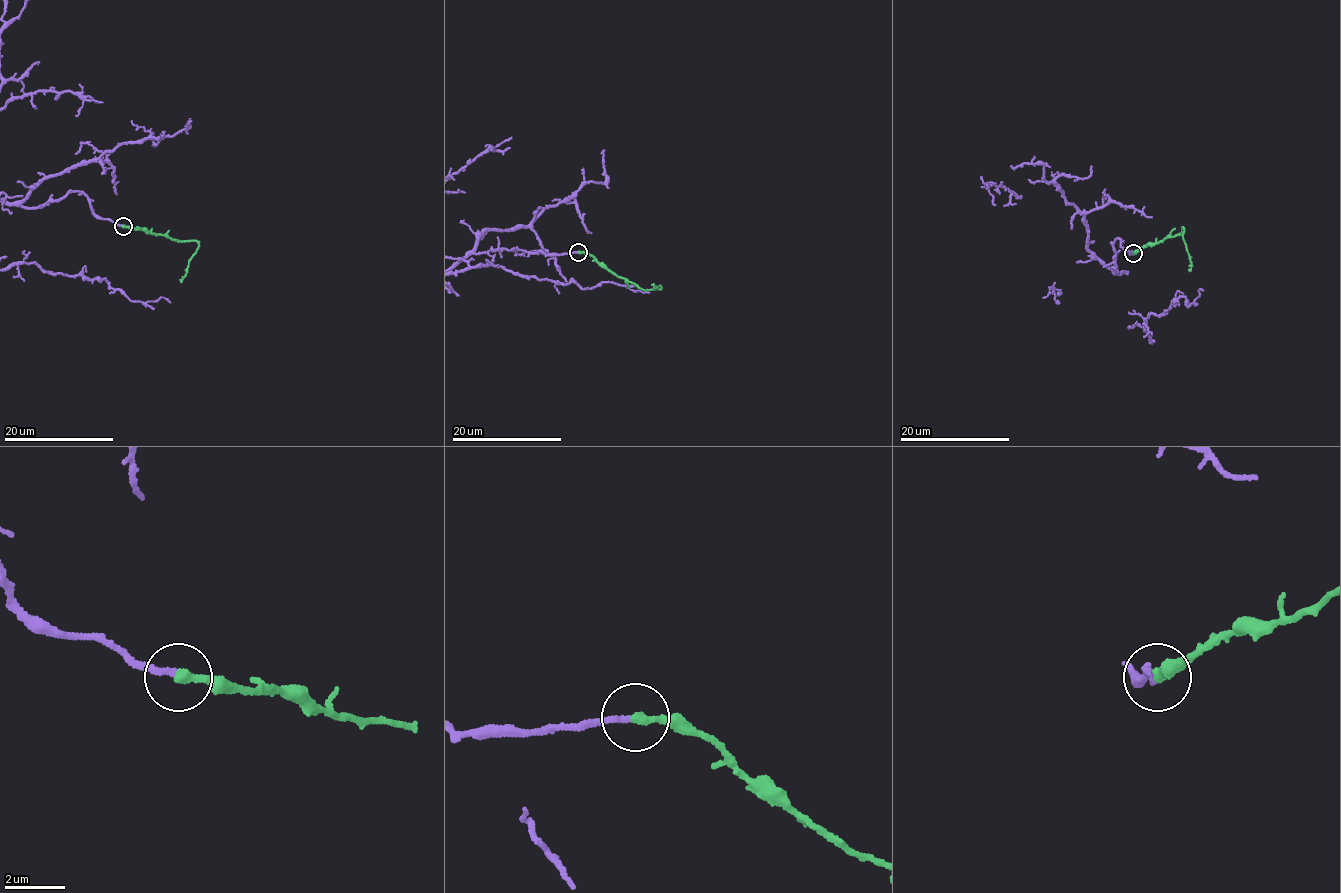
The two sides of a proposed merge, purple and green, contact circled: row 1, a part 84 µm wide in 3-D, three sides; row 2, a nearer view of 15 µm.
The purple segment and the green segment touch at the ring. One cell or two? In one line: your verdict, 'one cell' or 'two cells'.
one cell

